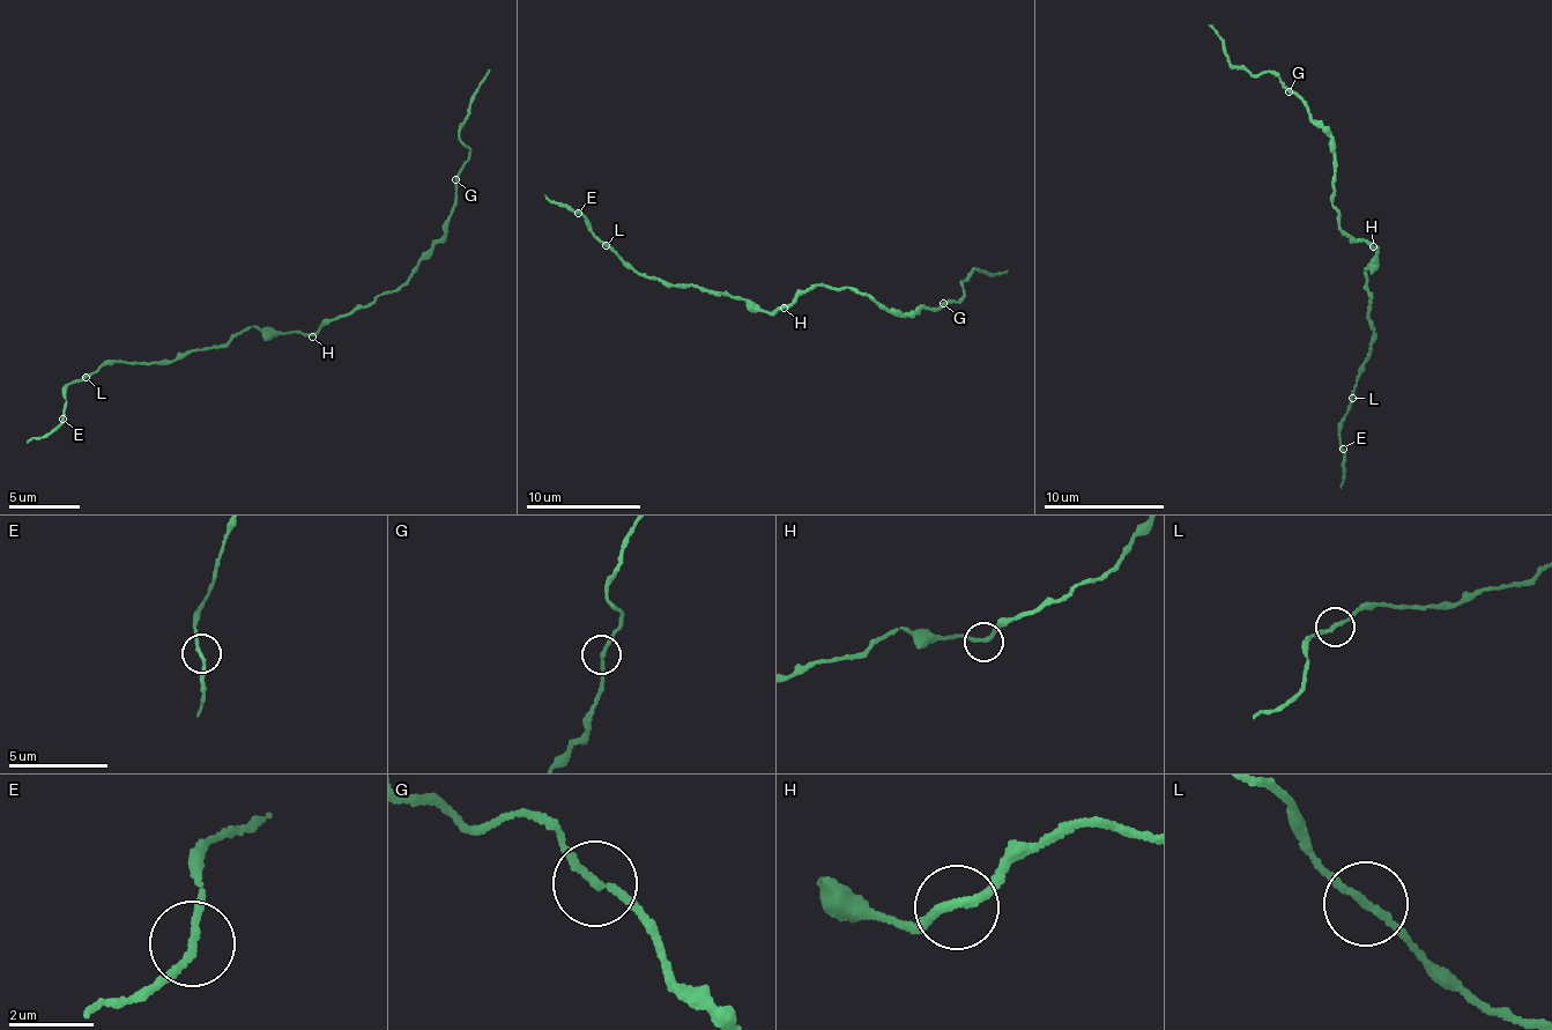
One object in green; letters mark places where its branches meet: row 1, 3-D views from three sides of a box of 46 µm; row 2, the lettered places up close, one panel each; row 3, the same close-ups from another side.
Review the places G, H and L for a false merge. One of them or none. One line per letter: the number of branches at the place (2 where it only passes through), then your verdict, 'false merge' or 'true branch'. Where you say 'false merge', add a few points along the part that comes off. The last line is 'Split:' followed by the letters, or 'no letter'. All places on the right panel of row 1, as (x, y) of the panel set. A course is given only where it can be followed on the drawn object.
G: 2 | true branch
H: 2 | true branch
L: 2 | true branch
Split: no letter

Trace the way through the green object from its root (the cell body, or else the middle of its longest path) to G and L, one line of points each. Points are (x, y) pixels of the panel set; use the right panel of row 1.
G: (1369, 245), (1339, 224), (1330, 195), (1335, 178), (1330, 140), (1311, 117), (1309, 108), (1289, 91)
L: (1369, 245), (1378, 254), (1365, 273), (1369, 305), (1367, 317), (1375, 335), (1352, 398)

